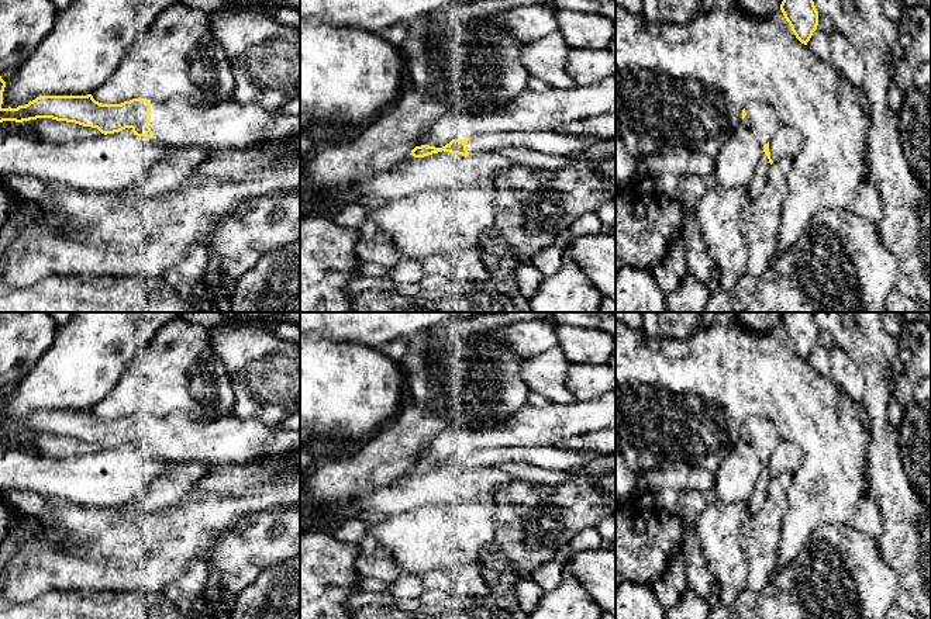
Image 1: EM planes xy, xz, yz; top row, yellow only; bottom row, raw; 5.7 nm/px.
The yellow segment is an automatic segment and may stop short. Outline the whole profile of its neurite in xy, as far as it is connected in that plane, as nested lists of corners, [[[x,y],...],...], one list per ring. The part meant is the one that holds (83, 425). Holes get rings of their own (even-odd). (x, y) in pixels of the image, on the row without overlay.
[[[0,391],[0,438],[52,433],[97,443],[104,450],[131,443],[137,452],[208,464],[242,463],[277,452],[300,450],[300,432],[241,419],[234,414],[200,422],[186,414],[132,414],[121,419],[101,419],[92,409],[39,411],[25,421],[3,423],[4,402]]]

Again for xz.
[[[558,446],[546,447],[489,447],[480,452],[466,454],[452,454],[442,463],[421,460],[415,461],[410,470],[424,473],[438,467],[451,467],[462,471],[497,467],[500,463],[528,463],[548,471],[569,471],[585,468],[590,461],[604,459],[606,456],[568,452]]]

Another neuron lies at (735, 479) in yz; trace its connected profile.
[[[741,435],[714,473],[714,490],[718,499],[727,504],[744,502],[755,491],[763,471],[763,460],[754,449],[751,440]]]

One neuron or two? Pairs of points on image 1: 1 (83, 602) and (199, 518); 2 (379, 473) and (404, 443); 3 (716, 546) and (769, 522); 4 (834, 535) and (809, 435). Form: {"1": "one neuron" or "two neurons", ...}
{"1": "two neurons", "2": "one neuron", "3": "two neurons", "4": "two neurons"}

